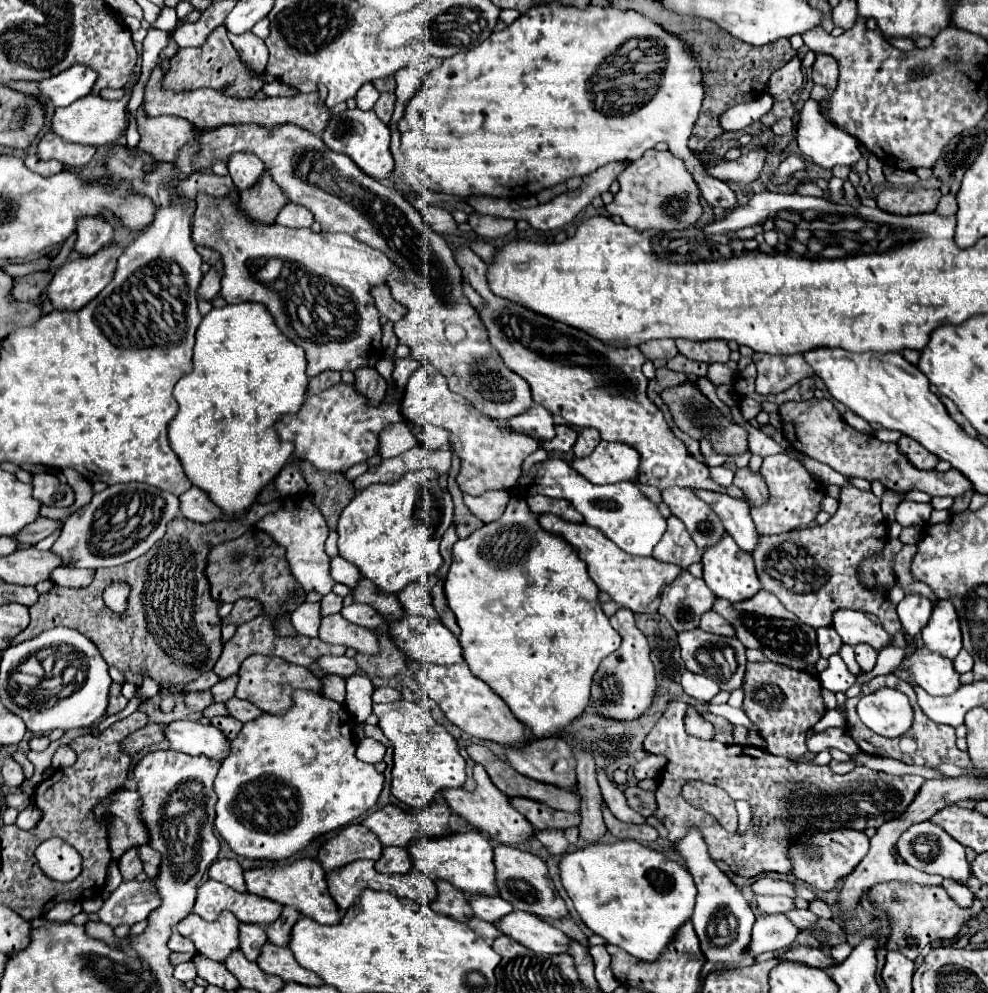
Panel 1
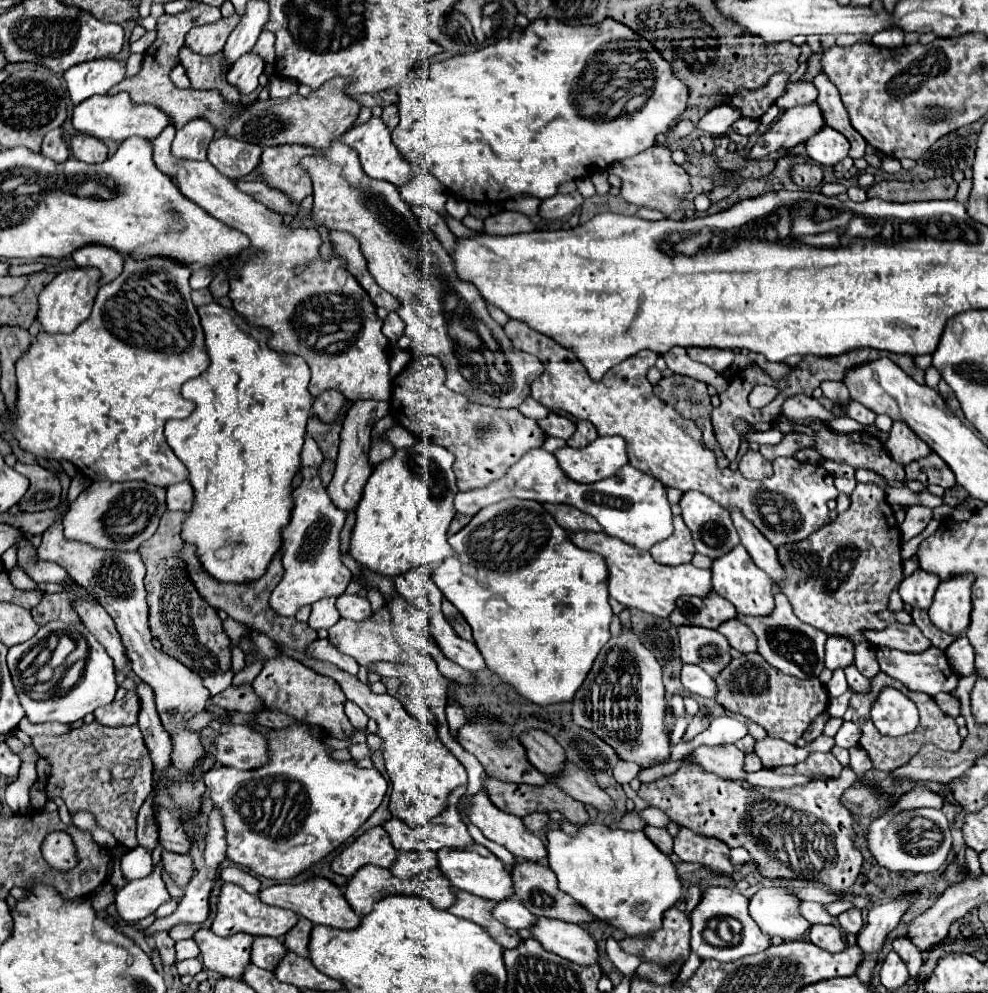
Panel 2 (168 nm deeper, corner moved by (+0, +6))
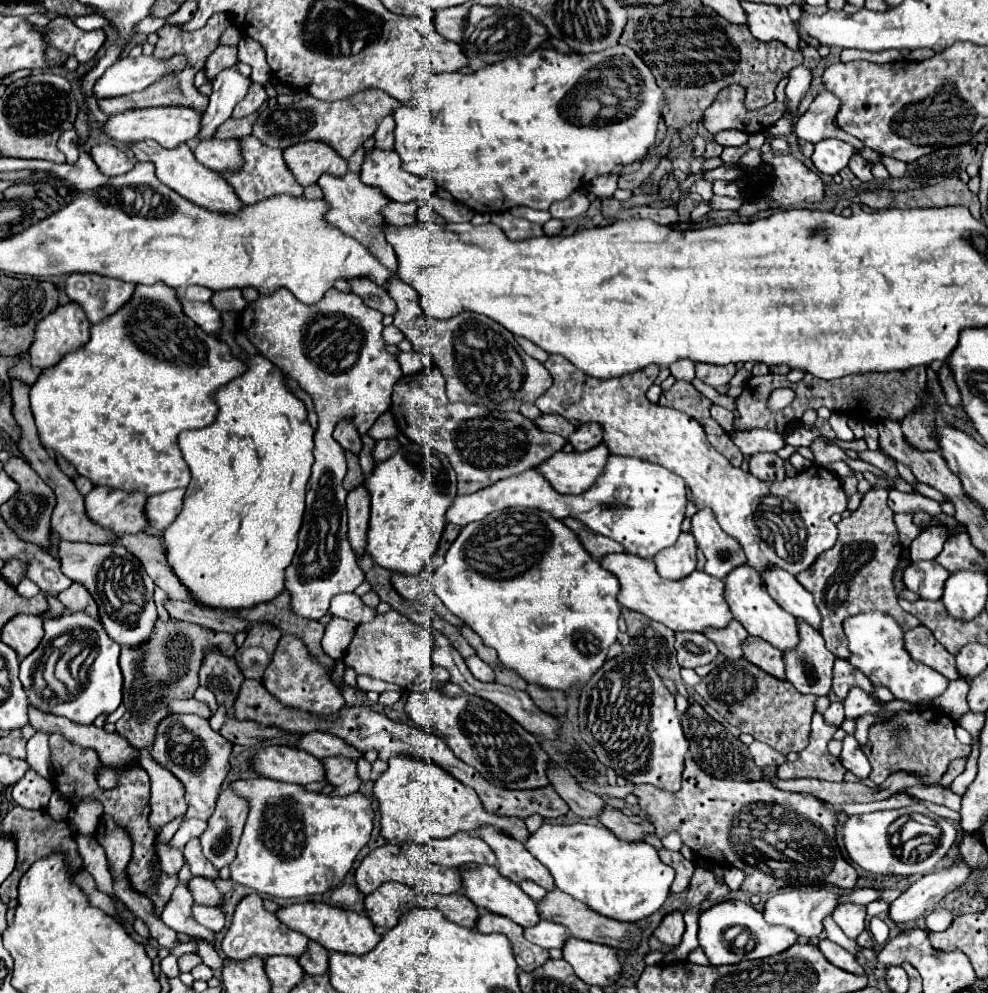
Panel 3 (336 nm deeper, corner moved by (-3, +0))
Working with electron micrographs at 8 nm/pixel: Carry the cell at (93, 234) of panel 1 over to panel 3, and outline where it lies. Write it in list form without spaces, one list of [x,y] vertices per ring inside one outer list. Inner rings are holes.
[[[69,275],[65,281],[67,297],[73,303],[79,303],[91,325],[101,323],[105,317],[111,317],[123,305],[127,305],[133,291],[133,283],[111,281],[95,275]]]

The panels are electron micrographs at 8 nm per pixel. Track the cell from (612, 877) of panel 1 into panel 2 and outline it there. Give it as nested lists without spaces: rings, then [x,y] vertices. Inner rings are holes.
[[[588,823],[582,825],[576,837],[566,835],[562,829],[548,829],[548,861],[550,869],[558,877],[558,887],[574,897],[582,907],[586,907],[596,919],[606,921],[616,931],[622,931],[626,937],[650,937],[658,927],[662,927],[662,915],[674,907],[684,895],[682,879],[676,871],[676,865],[650,841],[642,831],[624,831],[608,829],[604,825]]]

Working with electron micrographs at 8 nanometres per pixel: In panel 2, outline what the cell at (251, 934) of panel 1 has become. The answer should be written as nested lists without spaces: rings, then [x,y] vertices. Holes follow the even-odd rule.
[[[254,937],[252,943],[252,963],[256,967],[264,967],[268,971],[274,969],[274,963],[278,961],[278,957],[282,957],[282,951],[286,947],[282,945],[280,939],[274,937]]]

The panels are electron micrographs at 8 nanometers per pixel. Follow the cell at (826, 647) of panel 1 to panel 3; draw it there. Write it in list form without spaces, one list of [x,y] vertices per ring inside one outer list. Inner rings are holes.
[[[837,659],[837,661],[835,661],[833,673],[835,673],[835,677],[833,677],[833,693],[835,693],[839,699],[845,699],[851,687],[859,687],[859,689],[863,689],[865,693],[869,693],[877,703],[881,703],[879,697],[875,695],[875,689],[873,689],[873,685],[871,685],[871,681],[869,681],[865,675],[857,673],[857,669],[853,669],[853,665],[849,665],[845,659]]]

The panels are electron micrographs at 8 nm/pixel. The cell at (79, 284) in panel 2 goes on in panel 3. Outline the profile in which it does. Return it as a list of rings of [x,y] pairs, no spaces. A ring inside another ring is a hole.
[[[77,305],[57,307],[35,329],[35,339],[29,347],[31,365],[39,371],[57,365],[61,357],[81,349],[89,341],[89,327],[85,313]]]

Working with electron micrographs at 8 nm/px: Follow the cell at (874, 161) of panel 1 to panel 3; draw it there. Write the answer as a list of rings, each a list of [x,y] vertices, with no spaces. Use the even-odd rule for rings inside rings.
[[[821,91],[817,99],[811,103],[811,109],[797,121],[797,129],[795,129],[797,137],[811,143],[819,143],[821,139],[837,138],[847,141],[853,147],[863,147],[859,139],[851,137],[849,133],[833,125],[839,109],[841,109],[841,101],[833,93]]]

